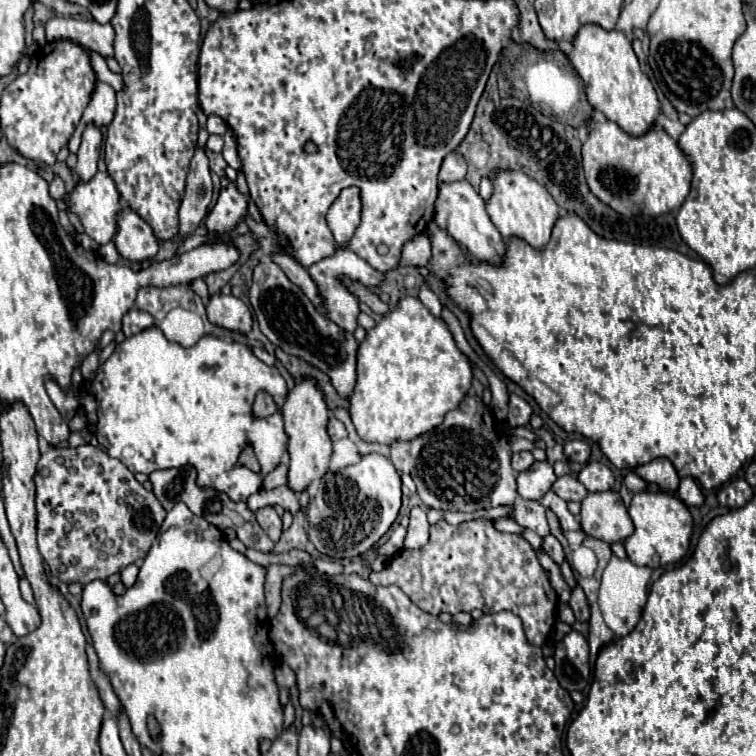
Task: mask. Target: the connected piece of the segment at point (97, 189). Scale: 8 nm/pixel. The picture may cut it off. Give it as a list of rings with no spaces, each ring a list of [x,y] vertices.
[[[96,173],[88,183],[78,183],[78,187],[74,187],[70,193],[70,203],[84,225],[84,233],[96,243],[106,245],[116,237],[116,215],[124,211],[126,203],[120,199],[120,191],[116,191],[116,183],[108,173]]]

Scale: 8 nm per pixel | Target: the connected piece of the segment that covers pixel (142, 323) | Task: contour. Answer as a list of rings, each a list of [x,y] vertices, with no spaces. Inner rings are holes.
[[[130,309],[124,317],[124,325],[122,325],[122,331],[126,337],[132,337],[132,335],[138,335],[140,331],[148,329],[148,327],[154,327],[154,317],[150,313],[144,313],[144,311],[138,311],[138,309]]]

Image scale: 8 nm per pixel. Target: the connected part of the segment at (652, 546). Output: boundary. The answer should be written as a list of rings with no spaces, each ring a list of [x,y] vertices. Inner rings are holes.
[[[642,491],[632,497],[628,513],[630,519],[634,521],[634,533],[624,541],[624,549],[632,563],[648,565],[648,567],[660,567],[660,565],[664,567],[680,561],[686,555],[692,535],[692,517],[688,507],[678,497],[668,493]],[[654,555],[658,557],[656,563],[654,563]]]

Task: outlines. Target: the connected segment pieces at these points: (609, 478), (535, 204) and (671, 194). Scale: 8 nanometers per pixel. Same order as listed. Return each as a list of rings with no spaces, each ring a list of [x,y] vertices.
[[[590,461],[578,475],[578,481],[588,489],[588,493],[596,493],[596,491],[610,491],[614,487],[614,473],[610,471],[610,467],[598,463],[598,461]]]
[[[520,171],[498,173],[496,179],[492,179],[492,183],[494,183],[494,195],[486,203],[486,211],[492,223],[502,233],[502,237],[508,239],[508,235],[516,235],[516,239],[524,239],[530,247],[536,249],[546,247],[552,235],[552,227],[556,225],[556,219],[560,219],[560,207],[548,195],[548,191]]]
[[[614,121],[596,123],[582,145],[582,165],[590,191],[620,215],[662,215],[678,209],[688,197],[692,163],[662,125],[652,125],[644,135],[634,137]]]

